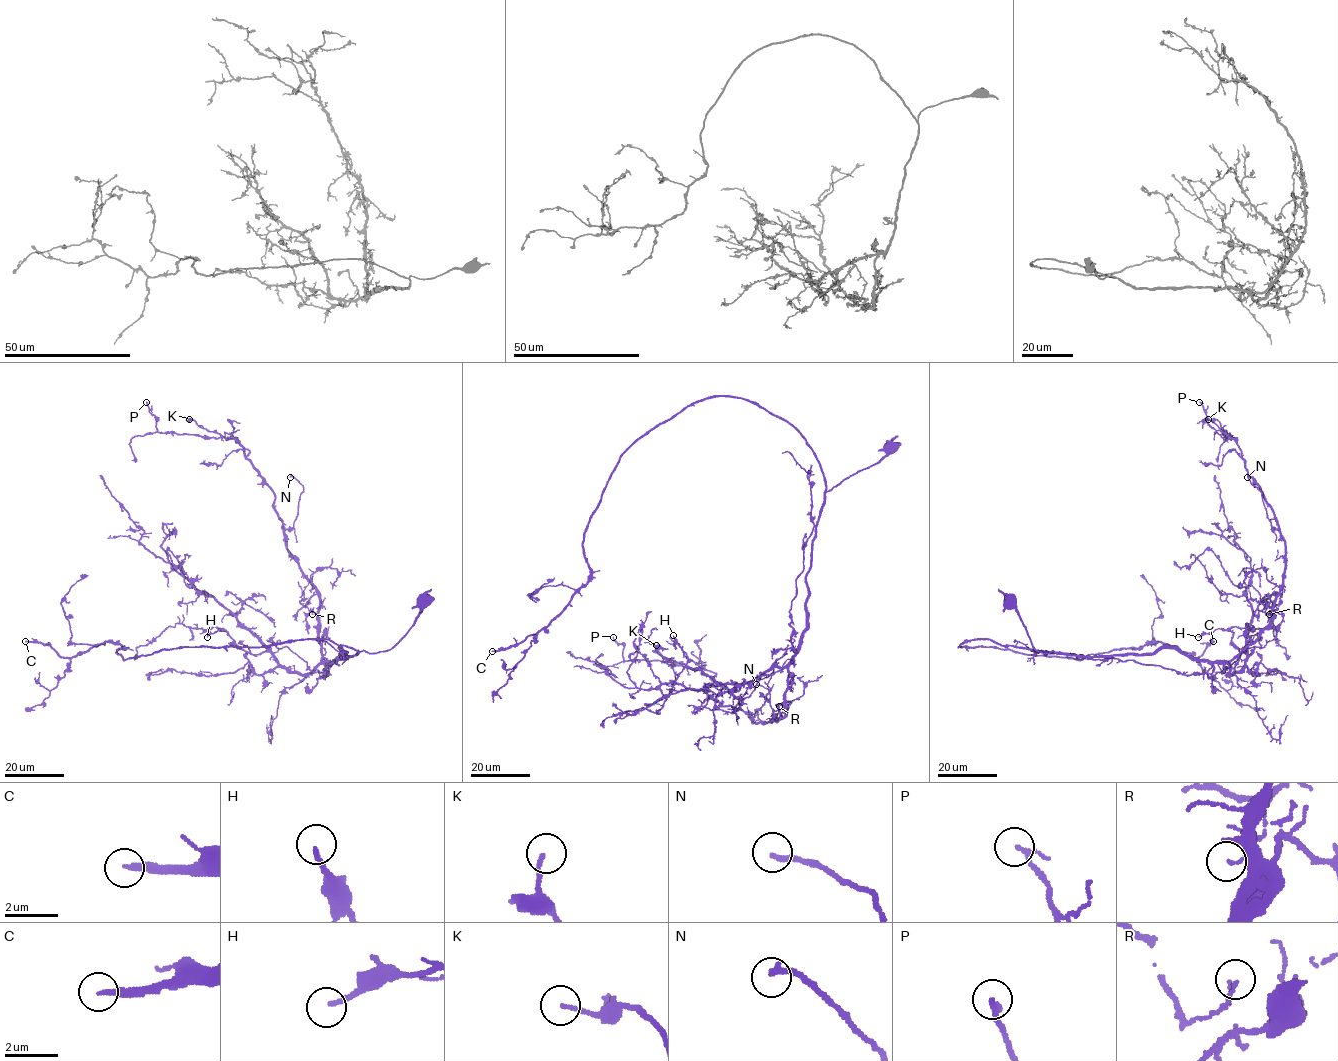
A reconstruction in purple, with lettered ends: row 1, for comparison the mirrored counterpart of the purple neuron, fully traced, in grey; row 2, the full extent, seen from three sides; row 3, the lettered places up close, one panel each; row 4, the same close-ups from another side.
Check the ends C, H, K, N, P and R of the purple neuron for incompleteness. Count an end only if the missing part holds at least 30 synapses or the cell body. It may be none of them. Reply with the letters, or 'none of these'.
C

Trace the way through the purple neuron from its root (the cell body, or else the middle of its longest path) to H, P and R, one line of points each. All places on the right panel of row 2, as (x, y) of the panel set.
H: (1009, 601), (1045, 653), (1177, 647), (1227, 663), (1233, 674), (1253, 652), (1241, 653), (1227, 629), (1198, 637)
P: (1009, 601), (1045, 653), (1177, 647), (1230, 661), (1257, 638), (1282, 582), (1285, 540), (1238, 445), (1199, 402)
R: (1009, 601), (1037, 650), (1085, 656), (1177, 647), (1195, 659), (1230, 661), (1269, 623), (1279, 594), (1269, 614)

